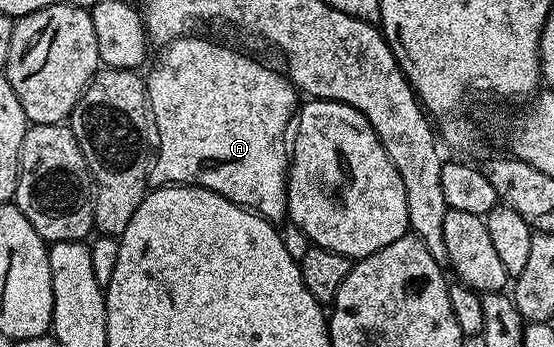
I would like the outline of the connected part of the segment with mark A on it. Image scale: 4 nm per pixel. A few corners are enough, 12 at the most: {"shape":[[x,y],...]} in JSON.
{"shape":[[212,43],[145,79],[150,188],[206,187],[277,225],[299,92]]}

